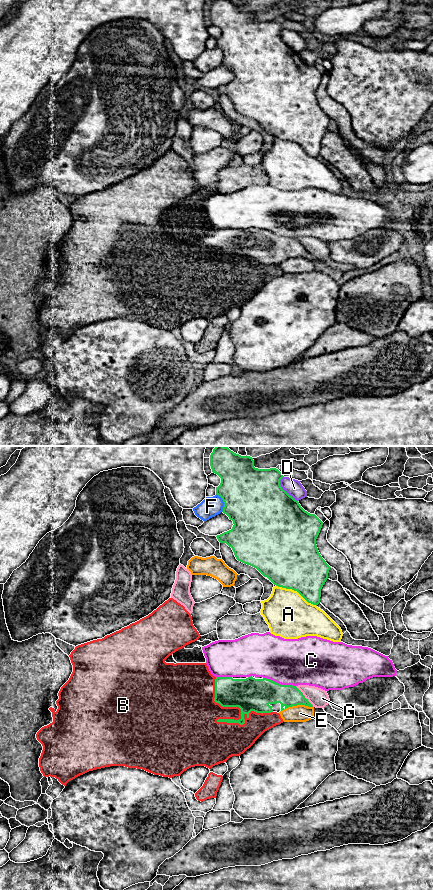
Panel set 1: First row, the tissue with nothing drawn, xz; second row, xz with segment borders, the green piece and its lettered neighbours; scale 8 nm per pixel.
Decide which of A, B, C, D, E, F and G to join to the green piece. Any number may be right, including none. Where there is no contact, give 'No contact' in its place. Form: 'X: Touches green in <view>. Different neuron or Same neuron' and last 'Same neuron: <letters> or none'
A: Touches green in xz. Different neuron
B: Touches green in xz. Different neuron
C: Touches green in xz. Different neuron
D: Touches green in xz. Different neuron
E: Touches green in xz. Different neuron
F: Touches green in xz. Different neuron
G: Touches green in xz. Different neuron
Same neuron: none

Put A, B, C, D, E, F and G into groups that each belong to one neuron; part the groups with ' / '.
A / B / C / D / E / F / G

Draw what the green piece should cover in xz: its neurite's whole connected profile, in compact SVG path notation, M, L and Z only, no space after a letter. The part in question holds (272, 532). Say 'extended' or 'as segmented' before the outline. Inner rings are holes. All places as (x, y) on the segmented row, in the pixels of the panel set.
as segmented | M216 446L213 449L213 452L210 455L210 466L212 472L217 474L221 478L220 485L216 487L216 494L220 496L224 502L223 513L226 514L229 517L229 519L233 521L234 524L231 530L216 536L218 541L220 543L226 543L229 547L232 548L234 555L238 561L256 568L264 577L267 577L274 585L297 591L308 603L317 606L320 603L321 589L326 580L328 579L328 573L331 568L320 555L316 545L316 539L320 533L323 522L315 514L310 514L307 511L305 511L297 500L295 500L285 490L282 489L280 485L280 480L284 476L276 468L255 468L254 460L252 457L247 455L241 456L231 451L228 447L224 446Z

